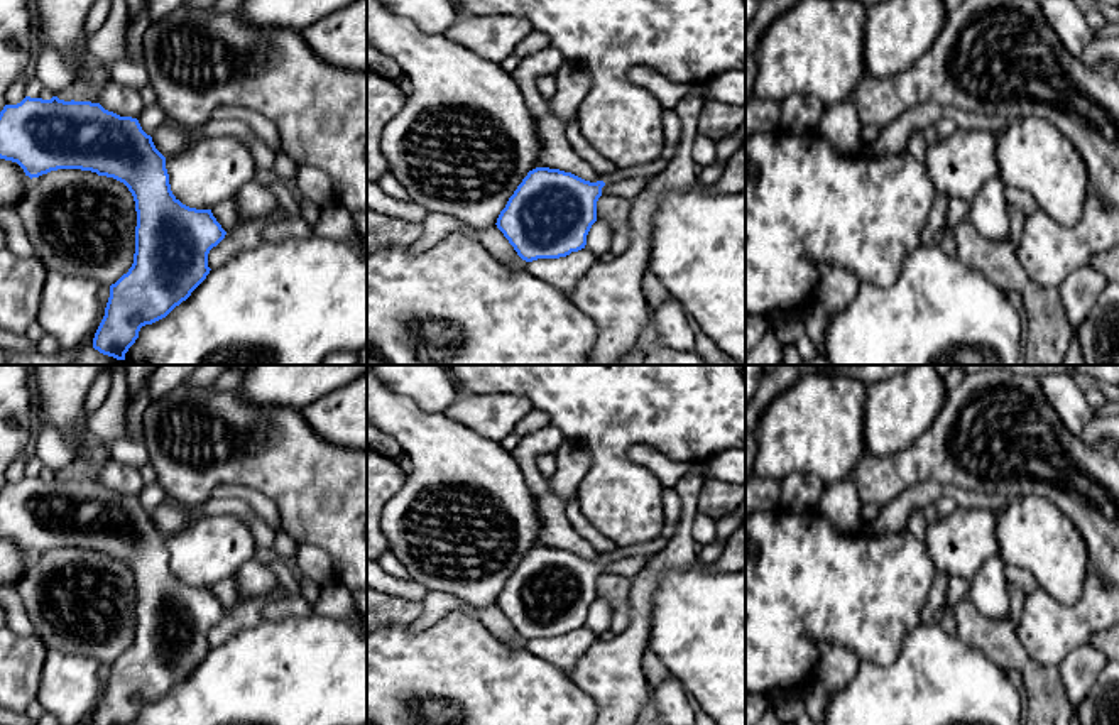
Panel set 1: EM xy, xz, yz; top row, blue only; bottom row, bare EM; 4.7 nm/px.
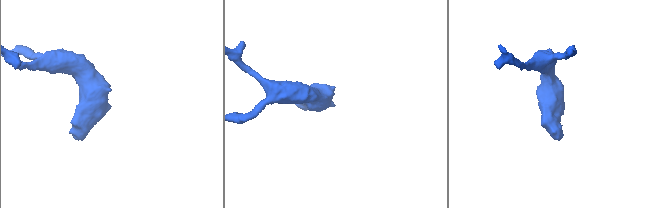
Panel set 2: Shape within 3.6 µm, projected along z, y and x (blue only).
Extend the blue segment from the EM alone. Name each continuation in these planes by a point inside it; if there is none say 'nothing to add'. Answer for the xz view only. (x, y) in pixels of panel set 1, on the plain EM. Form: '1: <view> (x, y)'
1: xz (658, 545)

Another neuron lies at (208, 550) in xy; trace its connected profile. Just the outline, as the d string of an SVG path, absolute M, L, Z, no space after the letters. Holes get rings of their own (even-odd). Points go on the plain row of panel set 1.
M232 515L196 517L166 537L171 570L183 583L211 588L233 578L255 556L255 541L245 521Z

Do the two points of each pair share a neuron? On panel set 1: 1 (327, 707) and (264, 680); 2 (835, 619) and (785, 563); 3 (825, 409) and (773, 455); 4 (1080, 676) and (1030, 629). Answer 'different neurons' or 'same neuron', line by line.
1: same neuron
2: same neuron
3: same neuron
4: different neurons

